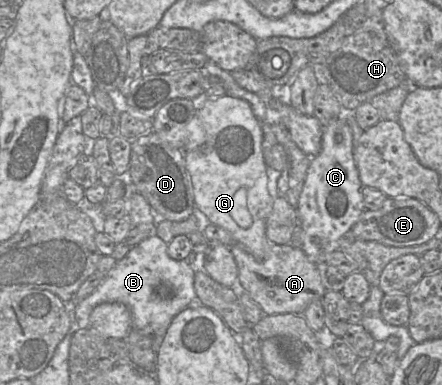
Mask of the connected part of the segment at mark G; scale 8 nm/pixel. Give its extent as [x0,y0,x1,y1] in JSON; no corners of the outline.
[184,95,274,261]

